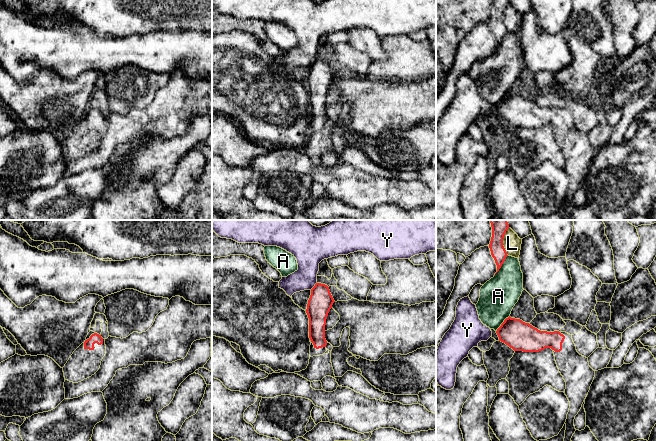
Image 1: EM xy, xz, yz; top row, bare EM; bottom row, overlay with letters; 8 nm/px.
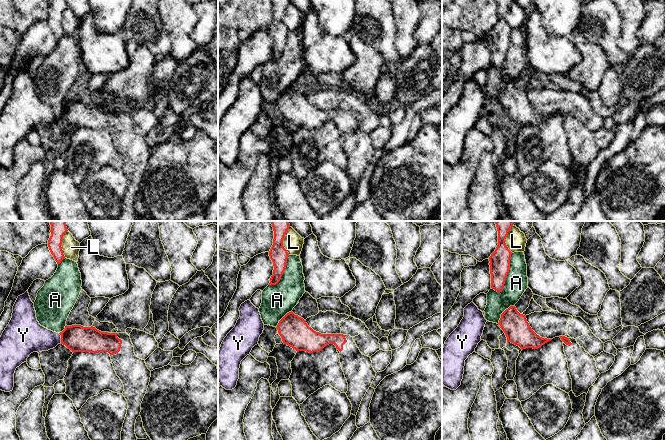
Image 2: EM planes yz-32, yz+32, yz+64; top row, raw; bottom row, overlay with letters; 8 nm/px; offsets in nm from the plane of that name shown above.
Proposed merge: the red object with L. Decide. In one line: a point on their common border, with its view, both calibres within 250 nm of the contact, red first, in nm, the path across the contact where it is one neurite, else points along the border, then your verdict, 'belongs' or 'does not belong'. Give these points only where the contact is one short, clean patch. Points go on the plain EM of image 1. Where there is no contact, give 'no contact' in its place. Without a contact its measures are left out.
yz (502, 17) | 120/140 nm | along yz (508, 3), (503, 14), (503, 23), (507, 31) | does not belong

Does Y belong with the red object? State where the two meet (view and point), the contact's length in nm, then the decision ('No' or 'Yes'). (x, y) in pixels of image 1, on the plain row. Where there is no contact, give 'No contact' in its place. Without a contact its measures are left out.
Touches red at xz (314, 62). Shared border 80 nm. No

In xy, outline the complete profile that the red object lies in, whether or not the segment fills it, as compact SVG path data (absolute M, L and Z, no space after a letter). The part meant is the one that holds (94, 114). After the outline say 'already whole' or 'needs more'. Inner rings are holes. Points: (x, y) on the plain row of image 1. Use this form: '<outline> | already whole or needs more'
M90 107L63 143L65 156L78 159L94 151L106 130L105 115Z | needs more

